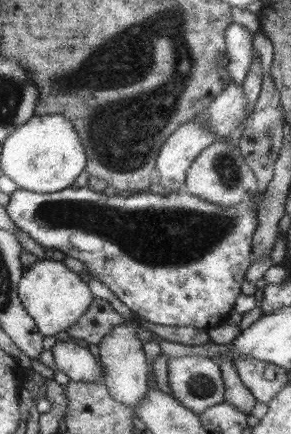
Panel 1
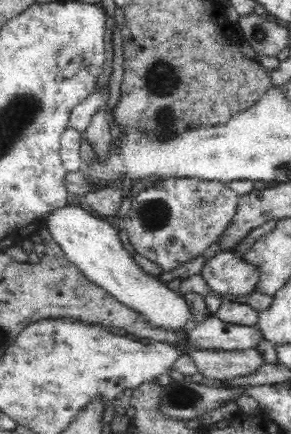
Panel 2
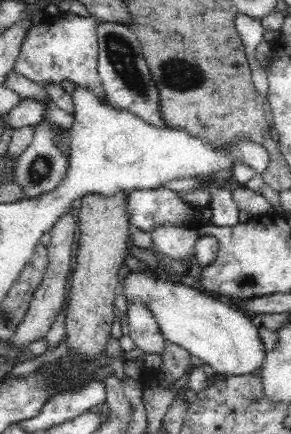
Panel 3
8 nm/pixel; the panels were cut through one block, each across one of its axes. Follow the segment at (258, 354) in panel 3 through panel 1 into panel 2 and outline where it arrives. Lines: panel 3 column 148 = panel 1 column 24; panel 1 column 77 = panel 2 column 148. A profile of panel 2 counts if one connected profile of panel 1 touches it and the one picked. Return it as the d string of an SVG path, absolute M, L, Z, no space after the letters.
M62 206L46 216L44 226L58 248L68 256L72 264L82 270L82 274L92 284L98 284L110 296L118 298L118 302L148 318L154 328L158 326L164 330L184 330L186 326L190 326L190 308L186 306L186 300L180 294L168 290L166 284L142 272L140 266L136 266L136 260L132 260L130 254L122 248L118 230L110 222L88 214L80 206Z

